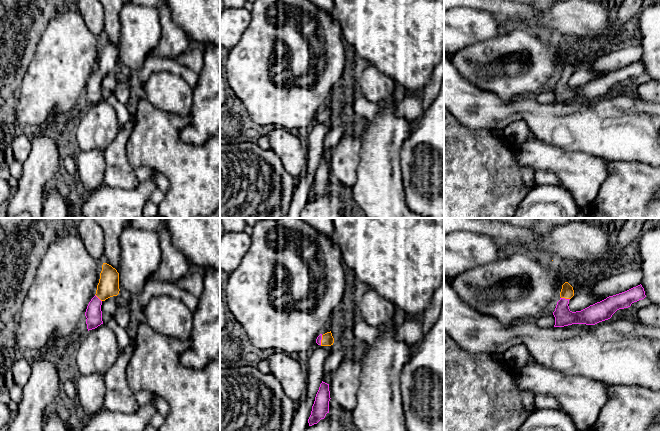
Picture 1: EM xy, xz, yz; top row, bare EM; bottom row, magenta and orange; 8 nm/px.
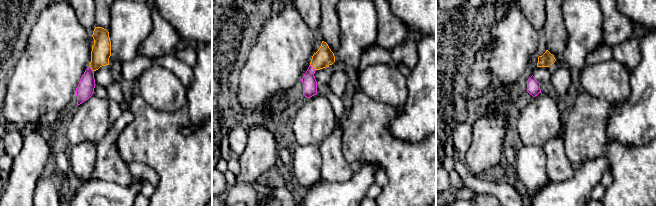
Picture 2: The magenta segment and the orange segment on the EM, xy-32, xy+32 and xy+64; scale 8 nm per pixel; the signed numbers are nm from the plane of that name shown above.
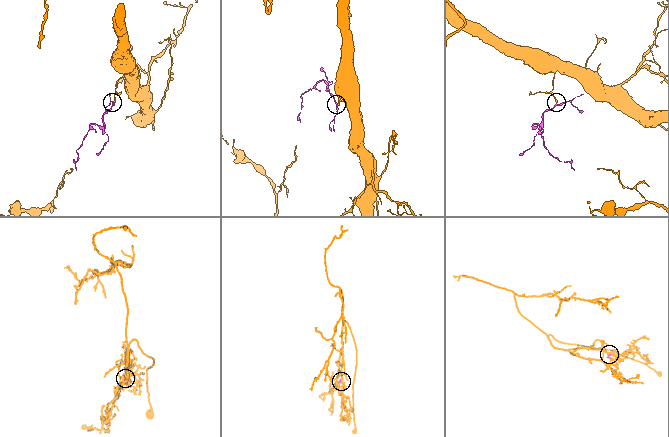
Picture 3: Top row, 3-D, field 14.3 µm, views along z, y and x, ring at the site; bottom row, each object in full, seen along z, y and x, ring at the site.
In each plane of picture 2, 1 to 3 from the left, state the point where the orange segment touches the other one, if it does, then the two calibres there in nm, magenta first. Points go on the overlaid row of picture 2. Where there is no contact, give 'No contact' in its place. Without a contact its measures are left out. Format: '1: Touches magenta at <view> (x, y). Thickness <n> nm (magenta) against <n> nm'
1: Touches magenta at xy-32 (92, 70). Thickness 140 nm (magenta) against 160 nm
2: Touches magenta at xy+32 (312, 67). Thickness 110 nm (magenta) against 150 nm
3: No contact

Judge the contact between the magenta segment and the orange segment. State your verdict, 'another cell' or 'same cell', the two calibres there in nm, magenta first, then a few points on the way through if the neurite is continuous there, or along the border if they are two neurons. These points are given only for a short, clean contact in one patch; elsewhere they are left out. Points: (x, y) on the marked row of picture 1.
same cell; calibres 140 and 110 nm; way yz (563, 316), (564, 298), (567, 292)

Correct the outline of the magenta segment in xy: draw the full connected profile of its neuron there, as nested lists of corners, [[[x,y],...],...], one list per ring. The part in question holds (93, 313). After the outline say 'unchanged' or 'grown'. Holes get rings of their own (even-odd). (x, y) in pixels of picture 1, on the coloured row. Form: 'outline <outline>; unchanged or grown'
outline [[[103,263],[95,296],[89,302],[85,316],[87,329],[92,330],[103,324],[102,302],[119,294],[119,273],[107,263]]]; grown

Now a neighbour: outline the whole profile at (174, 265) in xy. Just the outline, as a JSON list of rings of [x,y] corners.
[[[164,225],[157,232],[161,248],[161,262],[150,278],[156,281],[177,283],[178,280],[190,273],[191,263],[172,244],[170,234]]]

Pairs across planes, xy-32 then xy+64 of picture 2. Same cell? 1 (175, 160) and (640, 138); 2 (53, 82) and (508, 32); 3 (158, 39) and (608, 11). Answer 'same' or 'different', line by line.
1: different
2: same
3: same

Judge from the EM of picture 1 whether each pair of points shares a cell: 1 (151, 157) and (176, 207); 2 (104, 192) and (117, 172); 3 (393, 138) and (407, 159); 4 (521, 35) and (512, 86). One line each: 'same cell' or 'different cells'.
1: same cell
2: different cells
3: different cells
4: same cell

